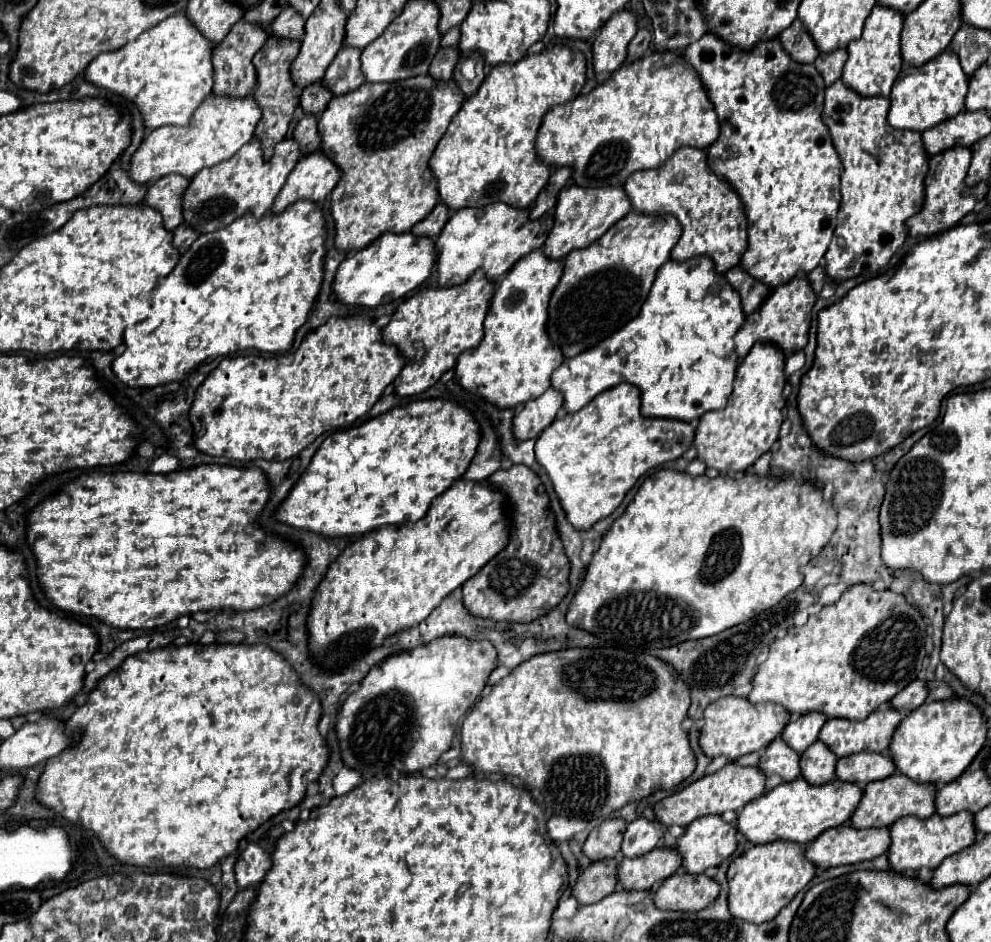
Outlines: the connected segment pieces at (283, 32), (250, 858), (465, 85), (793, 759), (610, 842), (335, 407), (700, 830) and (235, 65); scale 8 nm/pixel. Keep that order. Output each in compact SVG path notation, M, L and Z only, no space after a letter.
M286 5L286 9L282 9L282 13L276 17L272 29L274 29L274 37L280 39L302 39L304 37L304 17L292 7Z
M248 845L242 853L240 859L236 863L236 881L240 889L248 889L248 887L256 887L264 881L266 873L270 871L272 861L270 857L256 845Z
M474 53L472 57L476 59L476 77L474 77L474 79L466 79L466 77L462 75L462 71L460 71L460 63L458 63L456 69L454 69L454 81L456 81L458 87L464 91L466 97L470 97L474 91L478 91L480 83L484 81L484 57L482 57L480 53Z
M778 737L762 753L758 767L766 777L776 773L784 781L794 781L796 777L800 777L800 753L796 753Z
M606 819L606 821L602 821L588 835L588 839L584 843L584 853L592 861L618 857L624 831L626 831L626 821L624 819Z
M354 315L354 317L330 317L326 325L320 325L316 331L308 333L304 341L300 343L296 353L286 353L286 355L274 355L274 357L262 357L262 355L246 355L246 357L226 357L222 363L206 377L206 381L198 387L194 405L190 409L190 421L194 425L194 445L202 453L214 455L214 457L226 457L226 459L236 459L236 461L252 461L252 459L268 459L268 461L284 461L294 455L298 455L302 449L306 449L310 443L316 441L322 433L334 429L344 429L350 427L356 419L366 415L372 405L380 399L384 389L400 375L402 367L406 365L406 357L396 349L394 345L388 345L382 341L382 329L376 325L374 319Z
M706 815L690 823L686 833L678 839L678 851L682 855L682 863L688 869L688 873L696 875L696 873L704 873L708 867L718 867L724 859L728 859L736 851L738 847L736 835L738 829L726 823L720 815Z
M238 21L230 33L226 35L226 39L222 43L216 45L214 49L214 95L250 95L256 87L256 67L252 63L252 57L262 49L262 45L266 43L268 35L266 31L250 21Z

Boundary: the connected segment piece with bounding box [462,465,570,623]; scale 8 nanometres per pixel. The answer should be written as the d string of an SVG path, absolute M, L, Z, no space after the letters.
M512 465L510 469L496 471L490 483L498 485L510 499L512 513L512 539L508 547L484 565L472 579L462 585L464 605L476 617L510 623L530 623L550 609L554 609L570 589L570 561L564 553L556 521L548 519L548 503L542 481L526 465Z

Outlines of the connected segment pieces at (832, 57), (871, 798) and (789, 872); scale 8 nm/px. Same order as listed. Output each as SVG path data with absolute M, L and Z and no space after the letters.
M836 49L836 51L830 51L830 53L818 55L814 65L822 73L826 85L832 85L834 81L838 81L842 77L842 67L846 63L846 57L848 57L846 49Z
M894 773L886 779L872 781L864 787L864 797L862 797L862 801L860 801L860 805L854 811L850 821L854 827L866 829L866 827L890 827L892 823L896 823L900 817L906 817L906 815L926 819L926 817L936 813L934 797L936 797L934 783L920 785L920 783L914 783L912 779L908 779L904 773Z
M774 841L770 845L754 845L732 861L728 869L730 911L734 917L750 923L772 921L798 891L802 891L818 873L818 867L806 859L806 847L790 845L790 841Z

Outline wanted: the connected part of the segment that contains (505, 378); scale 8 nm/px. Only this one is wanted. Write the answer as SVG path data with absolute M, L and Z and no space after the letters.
M538 249L522 257L500 281L484 321L486 337L478 347L462 353L456 365L456 379L466 391L502 409L514 409L540 397L550 387L552 371L564 361L562 351L550 343L546 333L548 303L562 277L562 269L560 259L554 261Z

